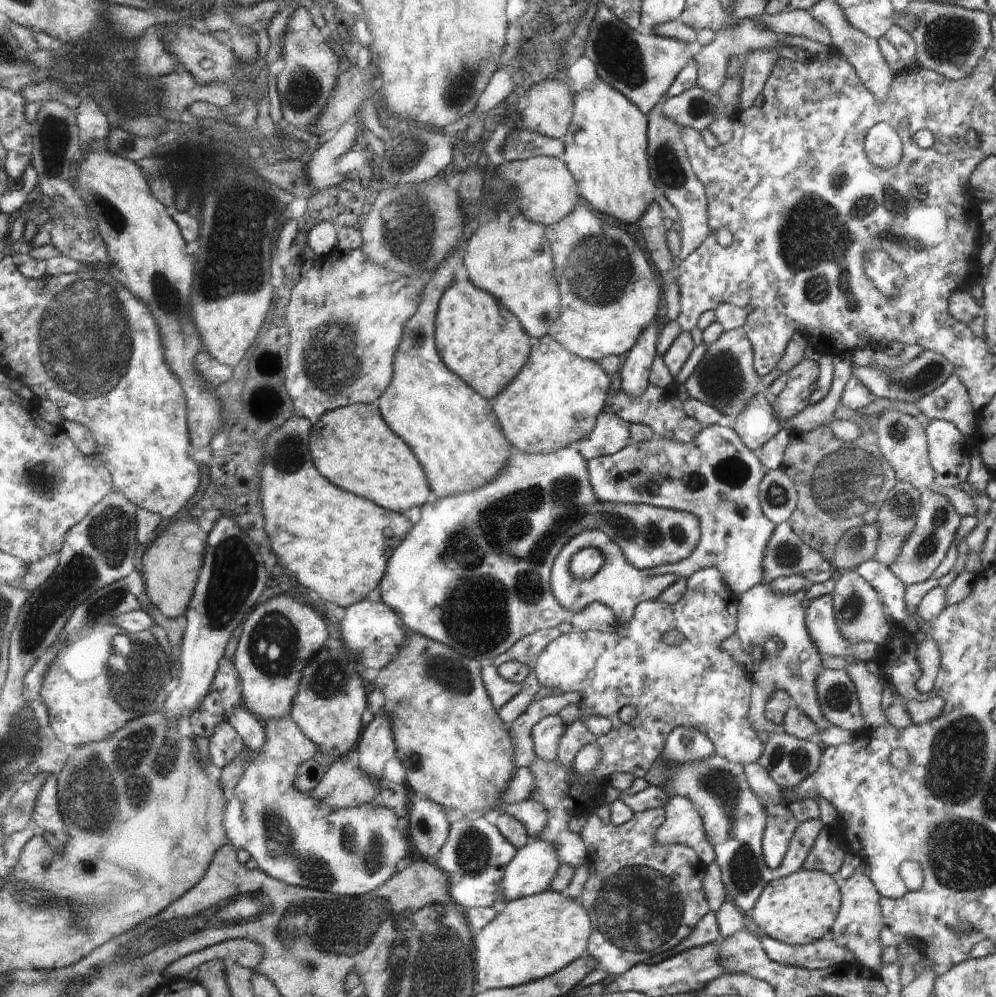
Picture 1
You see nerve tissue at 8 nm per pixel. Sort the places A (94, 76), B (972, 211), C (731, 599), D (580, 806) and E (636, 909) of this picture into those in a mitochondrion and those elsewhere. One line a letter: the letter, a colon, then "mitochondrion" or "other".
A: other
B: other
C: other
D: other
E: mitochondrion

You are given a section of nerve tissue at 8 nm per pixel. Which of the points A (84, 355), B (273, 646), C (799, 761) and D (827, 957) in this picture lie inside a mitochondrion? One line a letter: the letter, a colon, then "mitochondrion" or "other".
A: mitochondrion
B: mitochondrion
C: mitochondrion
D: other

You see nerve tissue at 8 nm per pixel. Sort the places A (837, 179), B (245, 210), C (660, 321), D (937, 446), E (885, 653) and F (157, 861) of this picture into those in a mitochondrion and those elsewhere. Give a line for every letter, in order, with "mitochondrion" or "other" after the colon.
A: mitochondrion
B: mitochondrion
C: other
D: other
E: other
F: other

